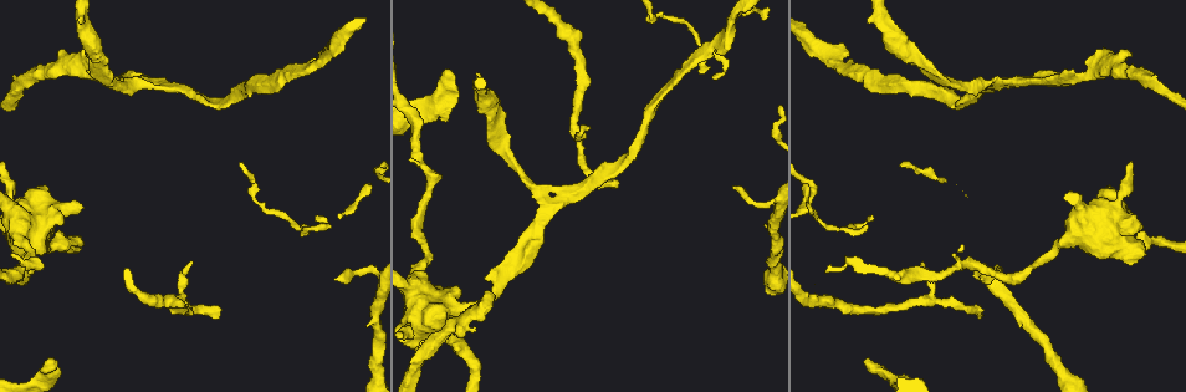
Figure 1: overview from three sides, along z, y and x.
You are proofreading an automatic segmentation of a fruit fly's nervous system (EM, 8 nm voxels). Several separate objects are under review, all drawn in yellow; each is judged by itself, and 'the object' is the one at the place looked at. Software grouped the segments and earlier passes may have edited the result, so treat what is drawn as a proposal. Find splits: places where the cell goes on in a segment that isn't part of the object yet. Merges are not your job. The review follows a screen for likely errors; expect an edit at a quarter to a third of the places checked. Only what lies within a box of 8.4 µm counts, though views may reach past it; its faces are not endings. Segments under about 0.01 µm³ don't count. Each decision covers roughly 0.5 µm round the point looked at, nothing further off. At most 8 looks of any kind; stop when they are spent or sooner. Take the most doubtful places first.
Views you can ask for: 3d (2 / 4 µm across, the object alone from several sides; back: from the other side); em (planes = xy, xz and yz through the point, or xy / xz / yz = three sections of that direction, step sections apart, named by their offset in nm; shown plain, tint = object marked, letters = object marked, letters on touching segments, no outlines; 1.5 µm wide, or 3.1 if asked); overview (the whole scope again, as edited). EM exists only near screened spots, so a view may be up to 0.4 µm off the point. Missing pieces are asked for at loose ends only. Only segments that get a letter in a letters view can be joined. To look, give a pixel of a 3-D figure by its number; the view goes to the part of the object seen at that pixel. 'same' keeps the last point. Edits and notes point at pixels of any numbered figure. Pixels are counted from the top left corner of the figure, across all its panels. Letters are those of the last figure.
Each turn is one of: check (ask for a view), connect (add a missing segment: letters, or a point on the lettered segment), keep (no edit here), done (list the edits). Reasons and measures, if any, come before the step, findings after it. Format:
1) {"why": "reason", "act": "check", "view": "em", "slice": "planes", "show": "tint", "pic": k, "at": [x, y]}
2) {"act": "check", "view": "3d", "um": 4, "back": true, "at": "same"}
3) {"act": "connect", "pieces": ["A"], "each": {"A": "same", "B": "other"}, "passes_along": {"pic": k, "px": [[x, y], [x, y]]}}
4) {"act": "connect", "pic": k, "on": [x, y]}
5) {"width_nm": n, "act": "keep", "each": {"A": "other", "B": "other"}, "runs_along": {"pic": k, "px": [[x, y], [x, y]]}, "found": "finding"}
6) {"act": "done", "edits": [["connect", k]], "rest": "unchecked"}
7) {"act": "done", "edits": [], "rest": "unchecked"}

{"why": "free end", "act": "check", "view": "3d", "um": 2, "back": true, "pic": 1, "at": [48, 362]}

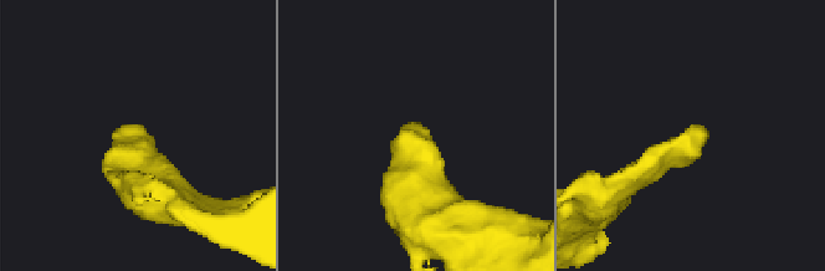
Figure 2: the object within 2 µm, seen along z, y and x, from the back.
{"act": "check", "view": "em", "slice": "planes", "show": "tint", "pic": 2, "at": [707, 133]}

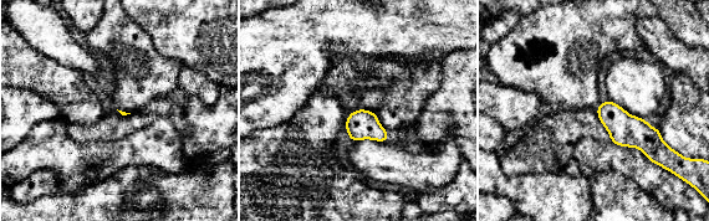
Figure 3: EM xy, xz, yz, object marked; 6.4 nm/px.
{"act": "check", "view": "em", "slice": "planes", "show": "letters", "at": "same"}

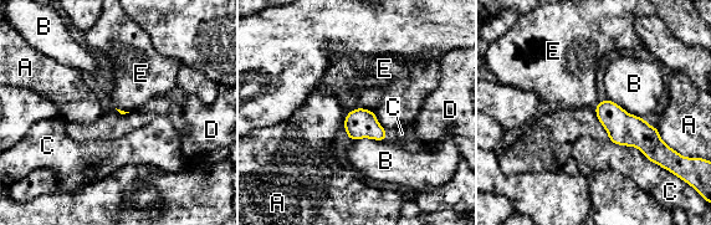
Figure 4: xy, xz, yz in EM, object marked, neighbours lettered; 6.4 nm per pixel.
{"act": "keep", "each": {"A": "other", "B": "other", "C": "other", "D": "other", "E": "other"}, "border": {"pic": 4, "px": [[359, 107], [373, 112]]}, "found": "none of them fits"}

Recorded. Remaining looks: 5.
{"act": "check", "view": "em", "slice": "planes", "show": "tint", "pic": 1, "at": [616, 180]}

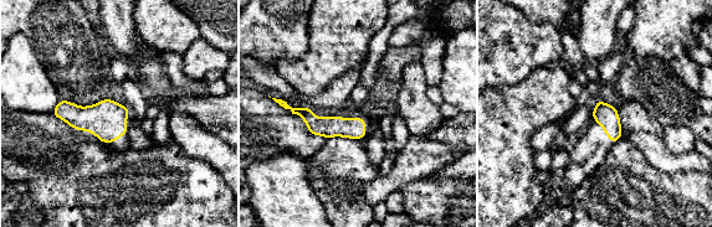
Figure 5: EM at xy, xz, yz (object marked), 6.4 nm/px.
{"act": "check", "view": "em", "slice": "planes", "show": "letters", "at": "same"}

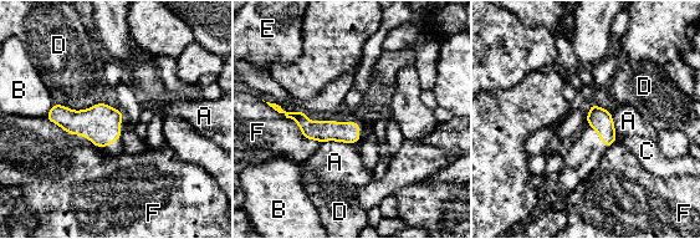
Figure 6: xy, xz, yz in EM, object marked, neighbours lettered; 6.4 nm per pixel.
{"act": "keep", "each": {"A": "other", "B": "other", "C": "other", "D": "other", "E": "other", "F": "other"}, "border": {"pic": 6, "px": [[356, 142], [323, 141], [321, 143]]}, "found": "no lettered segment goes on from it"}

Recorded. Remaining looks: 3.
{"why": "branch stops here", "act": "check", "view": "em", "slice": "xy", "step": 4, "show": "letters", "pic": 1, "at": [1112, 50]}

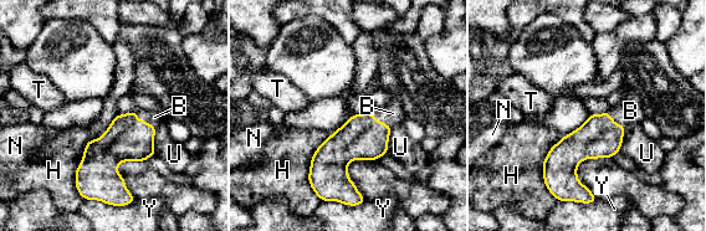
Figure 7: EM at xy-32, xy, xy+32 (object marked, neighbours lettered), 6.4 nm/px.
{"longest_contact_nm": ["H", 360], "act": "connect", "pieces": ["B"], "each": {"B": "same", "H": "other", "N": "other", "T": "other", "U": "other", "Y": "other"}, "passes_along": {"pic": 7, "px": [[127, 139], [143, 121], [154, 117]]}, "found": "the cell continues"}

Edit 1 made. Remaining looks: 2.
{"act": "done", "edits": [["connect", 7]], "rest": "unchecked"}

